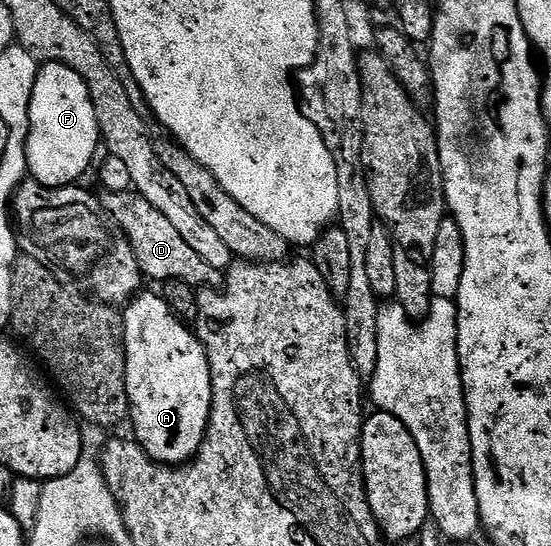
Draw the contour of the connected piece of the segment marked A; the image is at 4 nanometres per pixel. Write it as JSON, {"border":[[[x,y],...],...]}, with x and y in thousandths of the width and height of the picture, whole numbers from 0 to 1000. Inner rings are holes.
{"border":[[[258,533],[223,577],[238,777],[249,782],[247,811],[258,813],[289,850],[334,853],[365,826],[379,795],[387,758],[379,647],[359,610],[348,608],[314,573],[312,560],[278,535]]]}

